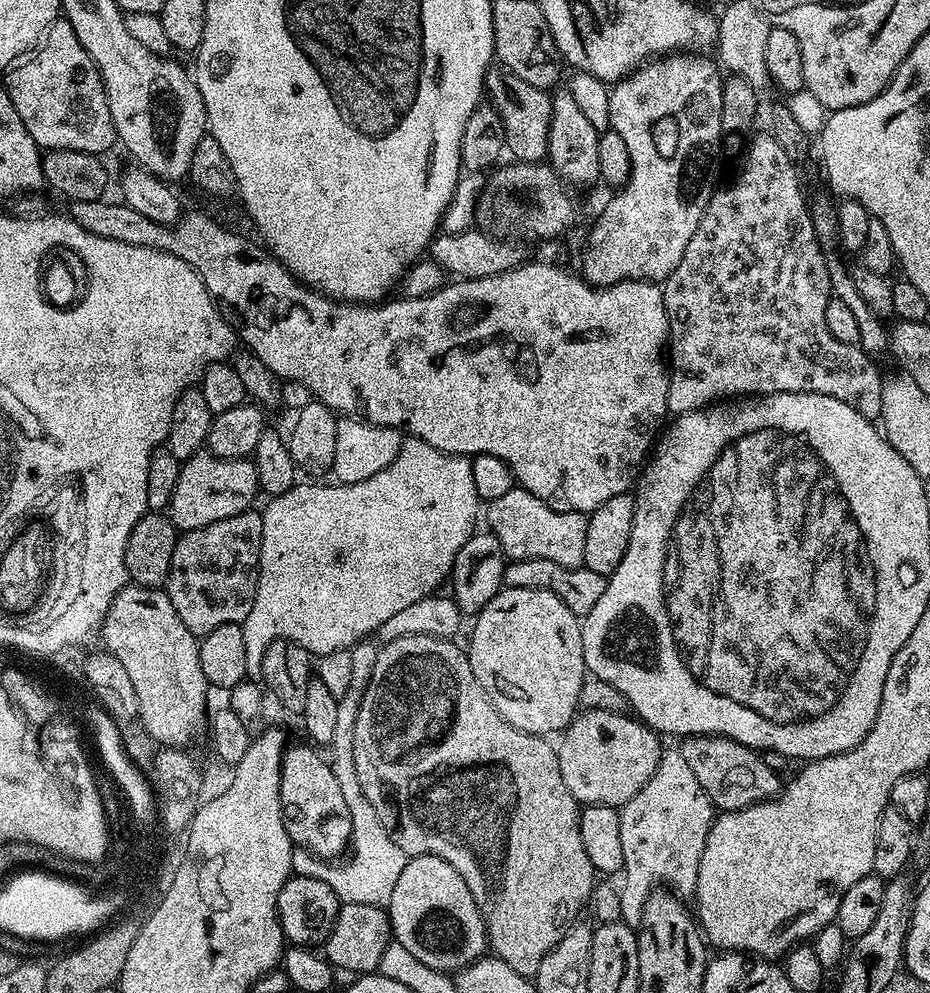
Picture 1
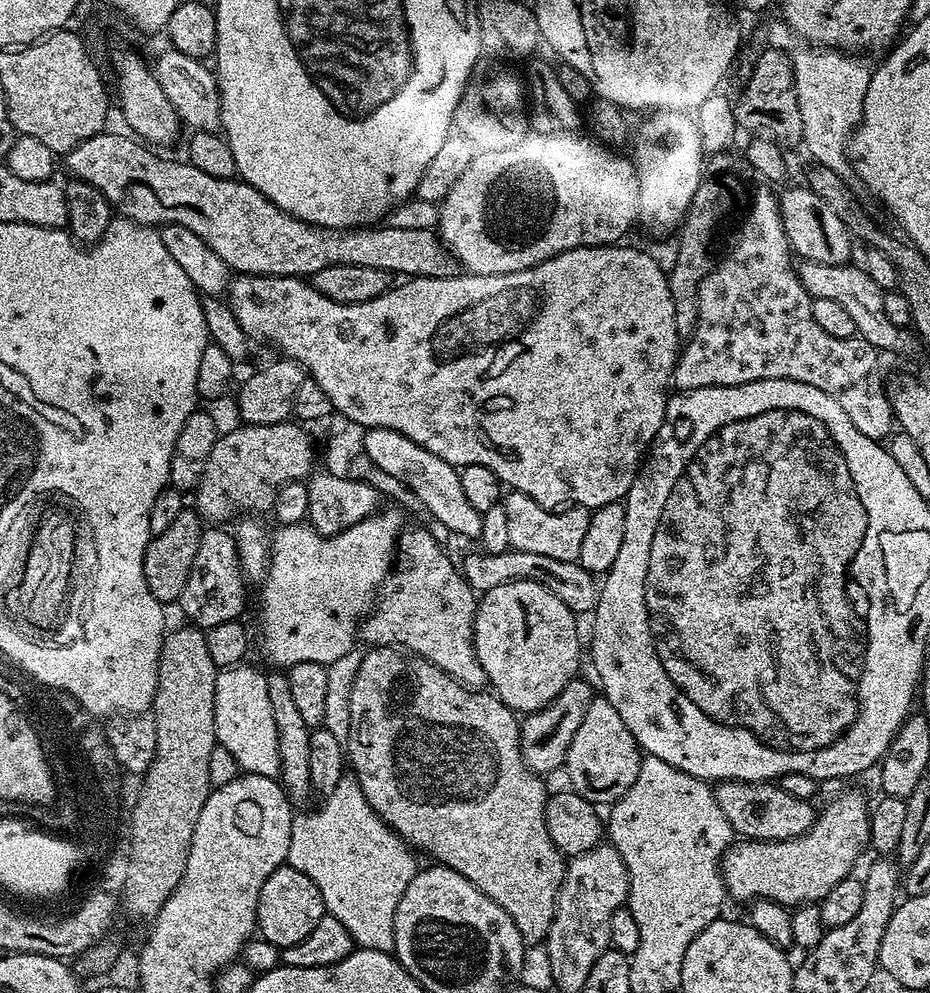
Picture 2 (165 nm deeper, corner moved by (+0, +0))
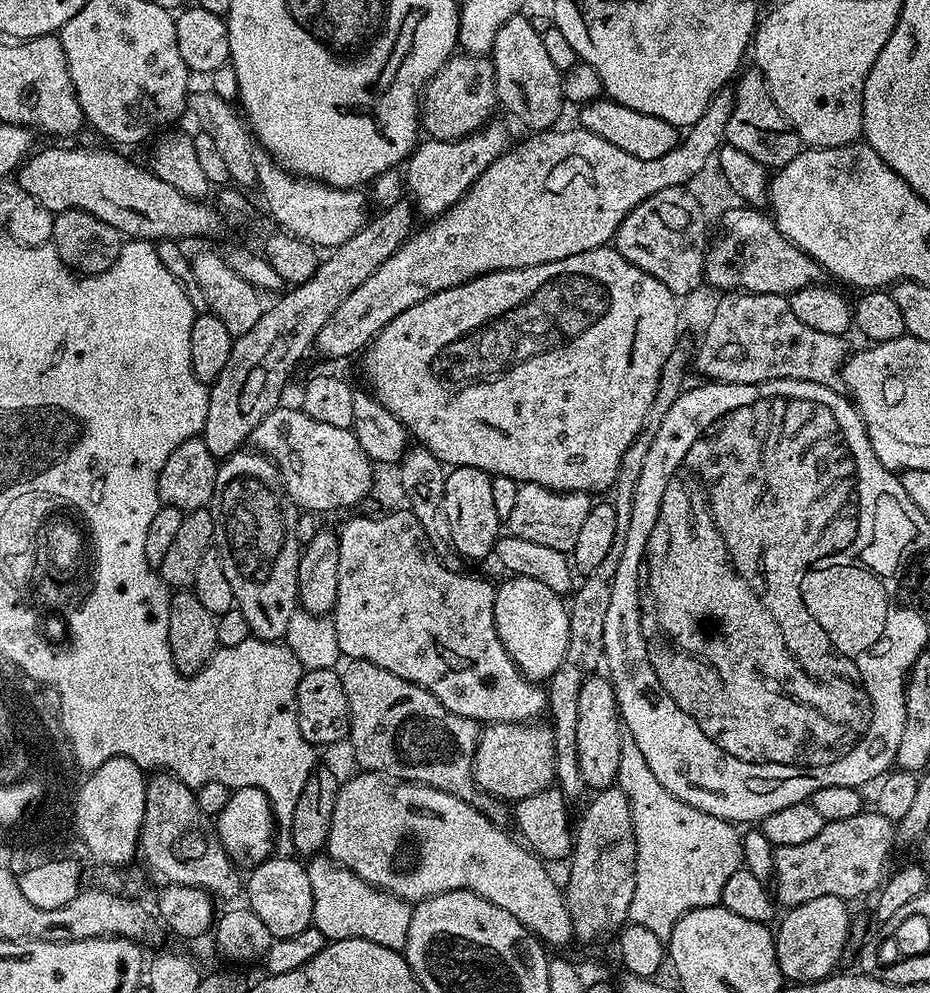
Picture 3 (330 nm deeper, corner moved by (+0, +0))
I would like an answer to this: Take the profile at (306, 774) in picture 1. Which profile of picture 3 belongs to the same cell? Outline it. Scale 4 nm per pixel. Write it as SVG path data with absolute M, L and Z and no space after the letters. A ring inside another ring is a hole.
M241 450L227 457L216 469L210 511L214 522L214 551L220 557L230 590L234 590L235 608L250 622L255 639L283 641L288 634L290 618L298 611L296 583L302 545L296 537L298 509L284 491L284 481L275 463L255 450Z

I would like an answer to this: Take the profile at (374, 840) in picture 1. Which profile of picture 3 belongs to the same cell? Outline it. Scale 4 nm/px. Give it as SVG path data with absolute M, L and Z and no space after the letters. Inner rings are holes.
M313 857L306 867L310 878L311 894L314 896L312 906L313 927L317 928L325 939L333 941L360 937L366 941L376 942L380 946L386 946L387 949L403 951L406 938L409 936L410 918L413 909L407 901L400 900L388 892L369 886L366 881L358 878L348 868L335 864L329 857Z

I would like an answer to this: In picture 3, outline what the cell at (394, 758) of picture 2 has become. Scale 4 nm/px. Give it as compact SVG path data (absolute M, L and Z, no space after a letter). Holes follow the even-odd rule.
M348 660L342 675L350 714L348 736L363 771L379 772L397 782L425 784L449 792L471 802L491 819L503 821L504 812L500 809L503 807L493 797L478 794L472 775L472 759L476 757L482 731L477 721L446 710L430 690L365 660Z

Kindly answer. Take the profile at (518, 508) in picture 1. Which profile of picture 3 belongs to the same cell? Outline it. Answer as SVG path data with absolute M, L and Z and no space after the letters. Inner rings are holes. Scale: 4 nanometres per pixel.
M520 484L506 528L513 536L568 554L574 542L578 542L582 521L586 519L586 514L590 514L593 503L593 497L587 492L555 492L546 486Z

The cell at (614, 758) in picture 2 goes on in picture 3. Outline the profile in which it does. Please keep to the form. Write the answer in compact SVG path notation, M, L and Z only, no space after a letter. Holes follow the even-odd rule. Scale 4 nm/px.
M604 674L586 678L578 693L578 766L589 789L610 788L616 784L618 757L622 750L621 727L620 707L616 704L611 679Z

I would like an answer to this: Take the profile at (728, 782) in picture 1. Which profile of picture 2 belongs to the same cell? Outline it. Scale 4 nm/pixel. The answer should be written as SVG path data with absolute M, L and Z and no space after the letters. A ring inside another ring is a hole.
M725 780L714 788L716 801L726 814L726 822L730 822L733 833L741 839L760 841L786 841L800 837L814 826L818 815L817 809L802 798L794 798L786 794L776 782L751 784L741 780Z

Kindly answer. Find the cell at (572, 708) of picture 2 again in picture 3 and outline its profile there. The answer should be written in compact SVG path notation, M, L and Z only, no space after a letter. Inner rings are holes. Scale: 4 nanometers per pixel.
M525 722L523 724L490 724L481 731L480 741L476 747L476 757L472 759L472 775L476 787L497 801L515 802L522 798L530 798L530 794L538 794L546 790L556 778L554 770L554 734L551 727L544 722Z

